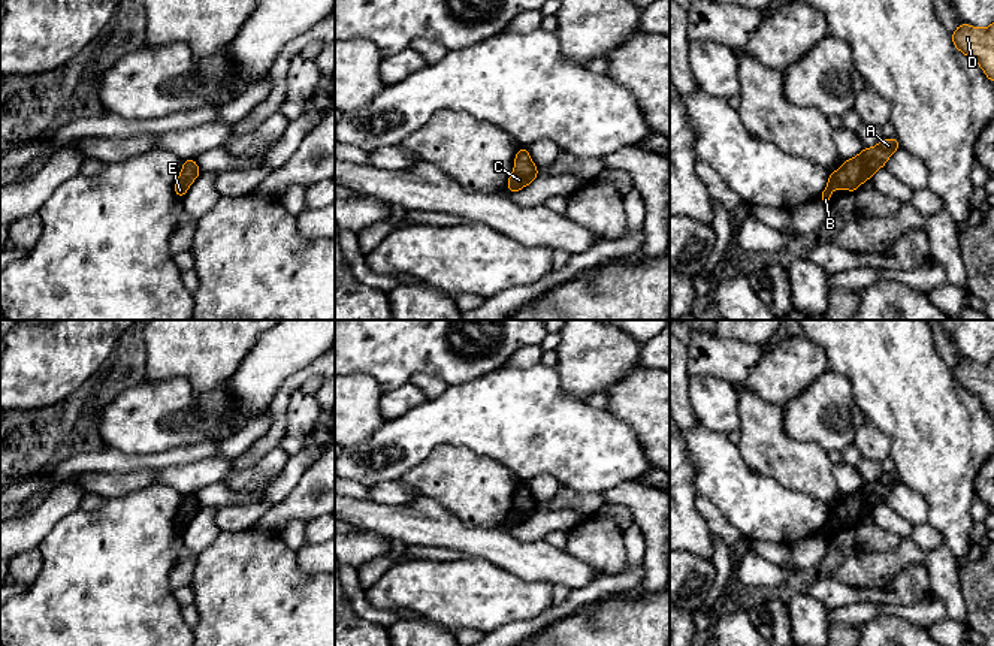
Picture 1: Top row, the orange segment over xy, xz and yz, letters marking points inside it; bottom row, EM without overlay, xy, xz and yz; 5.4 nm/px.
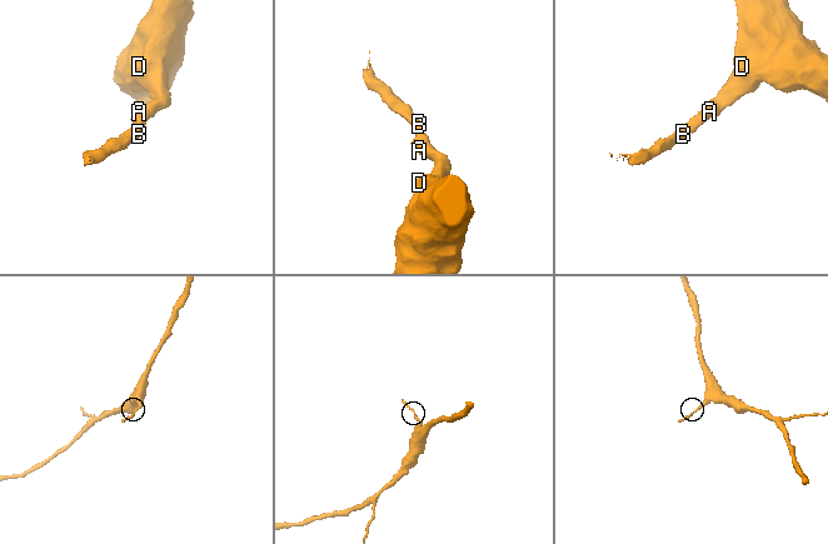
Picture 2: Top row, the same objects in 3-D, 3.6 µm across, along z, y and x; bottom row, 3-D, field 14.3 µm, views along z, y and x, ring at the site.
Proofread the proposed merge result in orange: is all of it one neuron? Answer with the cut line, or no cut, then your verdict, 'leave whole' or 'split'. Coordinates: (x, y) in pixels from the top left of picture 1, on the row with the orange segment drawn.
no cut | leave whole

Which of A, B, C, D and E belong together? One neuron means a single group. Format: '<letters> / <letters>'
A B C D E

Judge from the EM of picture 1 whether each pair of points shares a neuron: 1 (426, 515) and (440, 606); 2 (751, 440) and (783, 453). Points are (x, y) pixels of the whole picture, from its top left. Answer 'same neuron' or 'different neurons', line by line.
1: different neurons
2: same neuron

